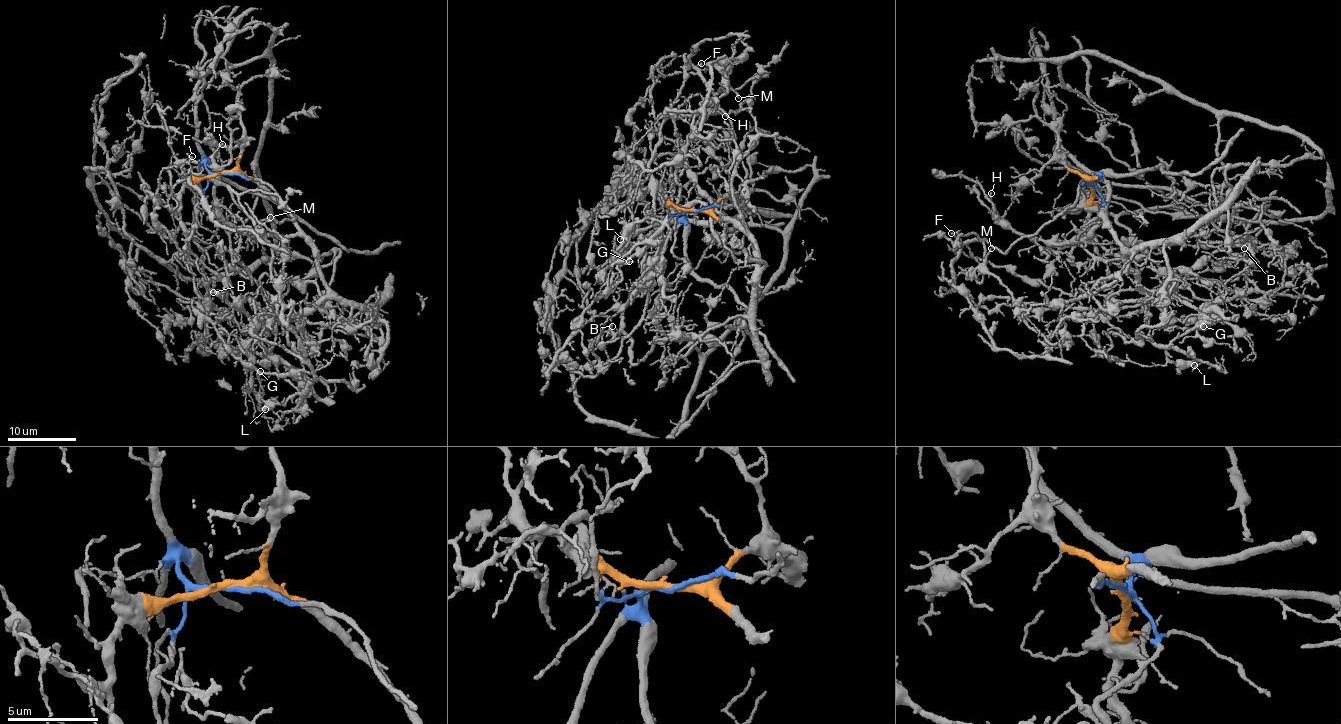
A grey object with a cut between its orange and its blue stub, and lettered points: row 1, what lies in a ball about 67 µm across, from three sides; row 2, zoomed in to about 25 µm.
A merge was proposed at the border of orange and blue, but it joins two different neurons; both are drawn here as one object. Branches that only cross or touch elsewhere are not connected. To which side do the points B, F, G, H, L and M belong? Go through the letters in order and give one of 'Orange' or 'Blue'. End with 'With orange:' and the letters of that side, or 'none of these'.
B: Blue
F: Blue
G: Orange
H: Orange
L: Orange
M: Blue
With orange: G, H, L

